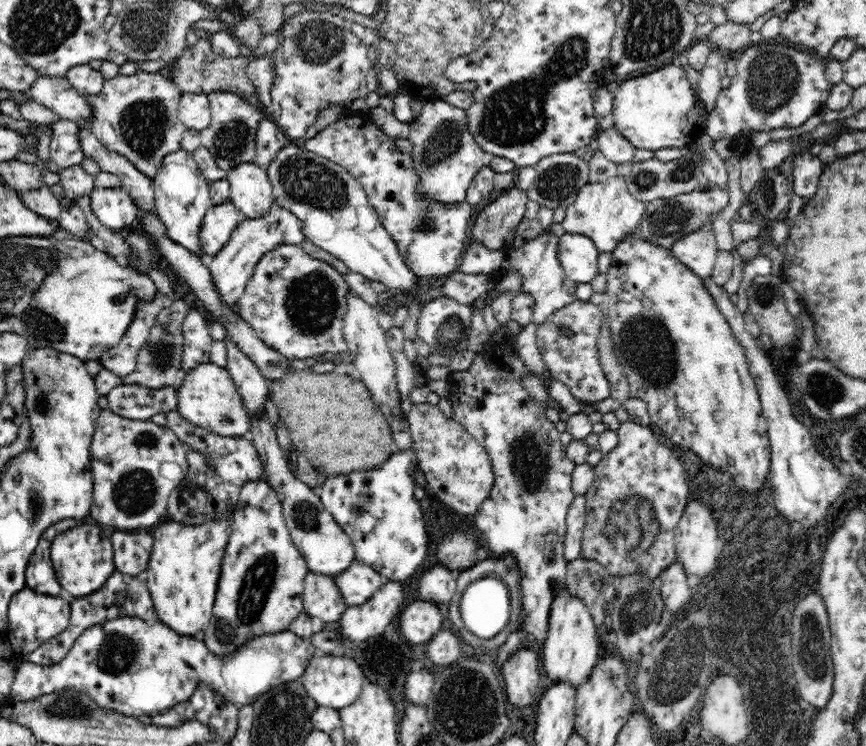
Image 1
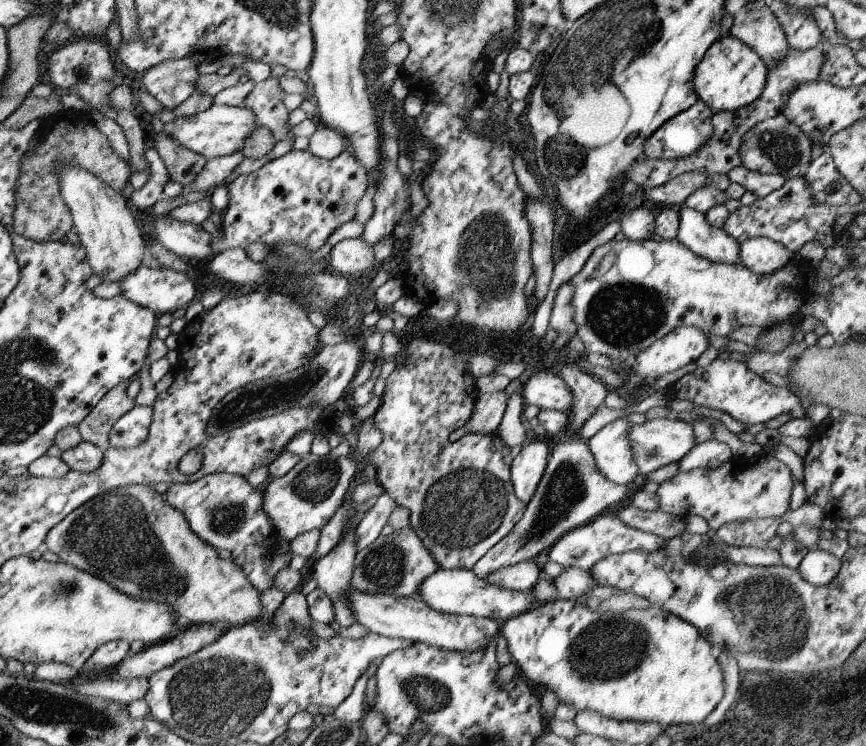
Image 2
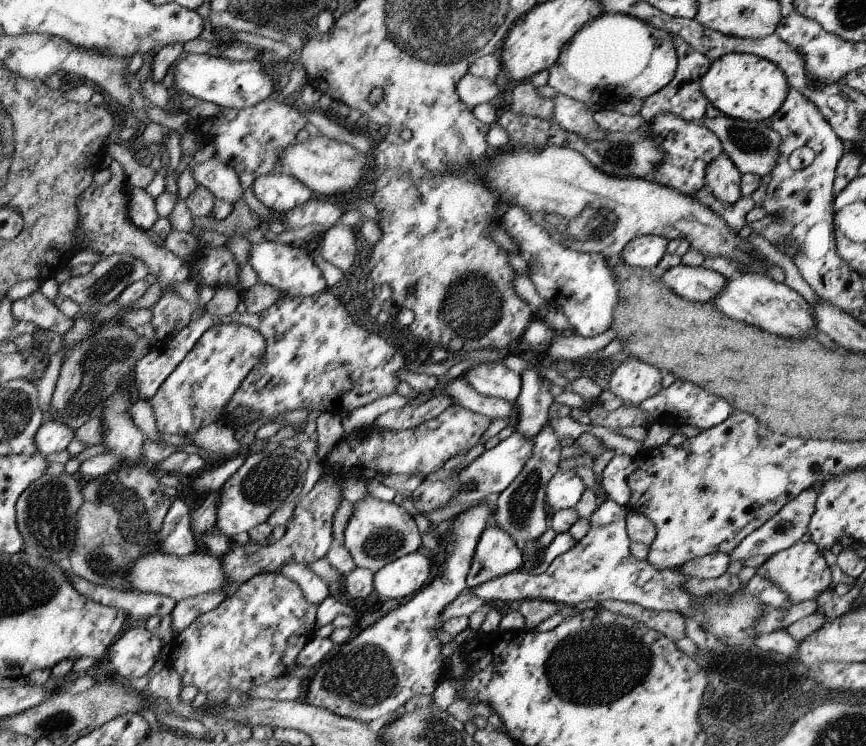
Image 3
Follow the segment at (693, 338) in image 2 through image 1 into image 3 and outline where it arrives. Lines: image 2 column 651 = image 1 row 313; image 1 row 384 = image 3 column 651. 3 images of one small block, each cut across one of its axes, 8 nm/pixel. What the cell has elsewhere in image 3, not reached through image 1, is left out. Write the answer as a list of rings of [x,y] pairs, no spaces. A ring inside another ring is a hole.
[[[629,358],[613,370],[605,388],[633,406],[661,392],[661,376],[657,368]]]

